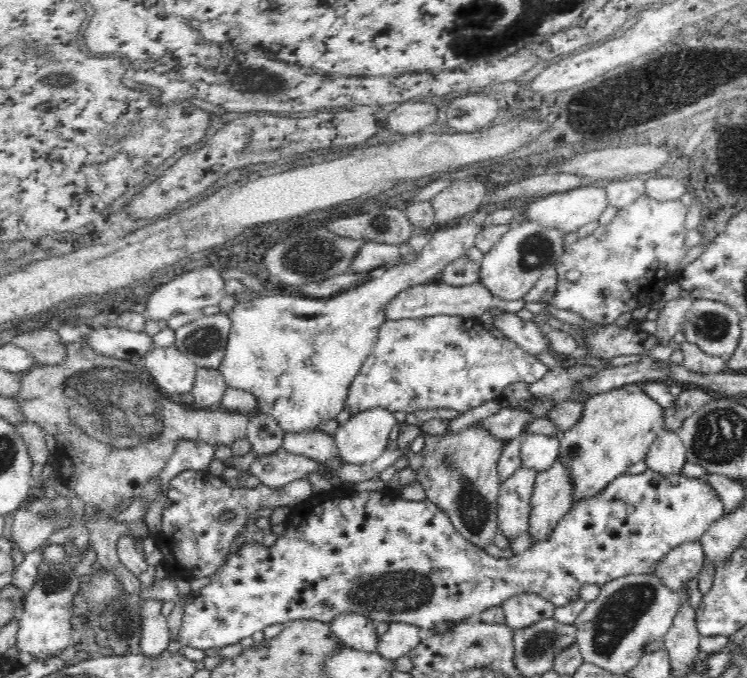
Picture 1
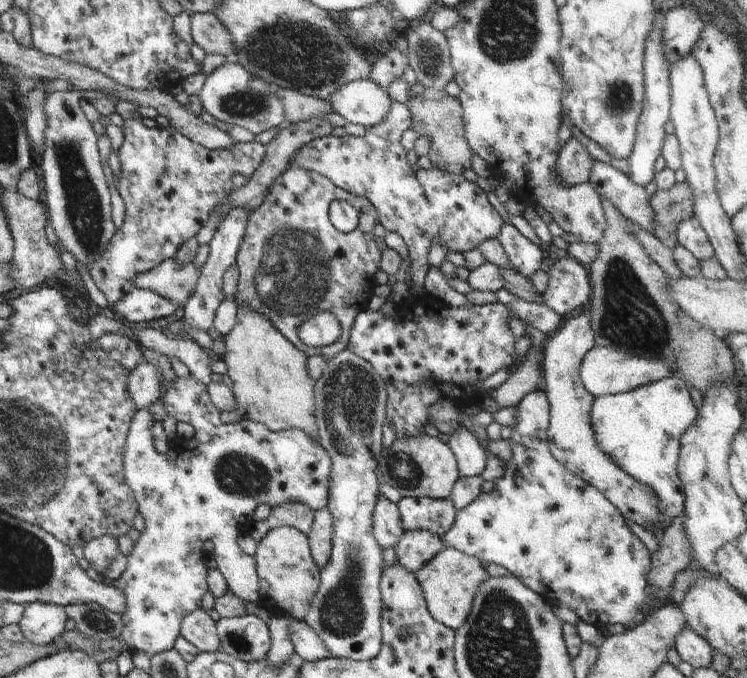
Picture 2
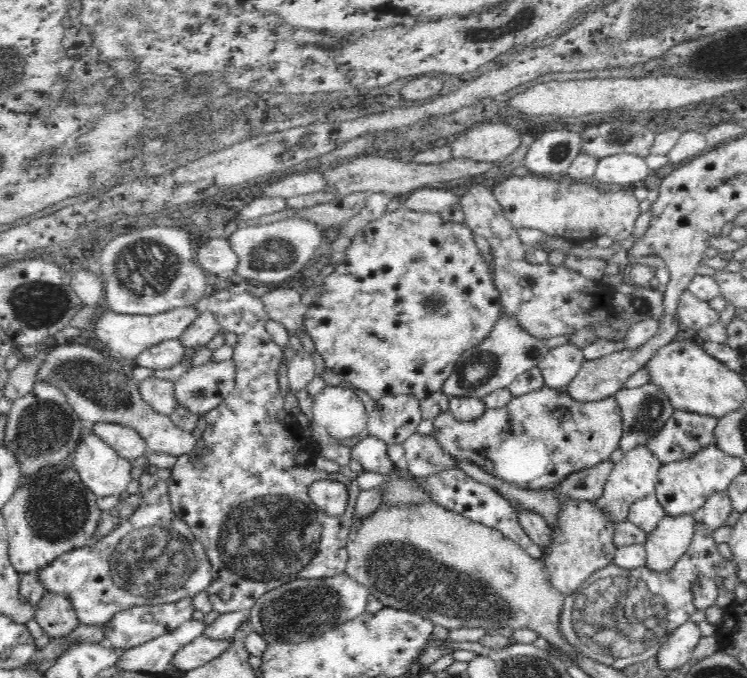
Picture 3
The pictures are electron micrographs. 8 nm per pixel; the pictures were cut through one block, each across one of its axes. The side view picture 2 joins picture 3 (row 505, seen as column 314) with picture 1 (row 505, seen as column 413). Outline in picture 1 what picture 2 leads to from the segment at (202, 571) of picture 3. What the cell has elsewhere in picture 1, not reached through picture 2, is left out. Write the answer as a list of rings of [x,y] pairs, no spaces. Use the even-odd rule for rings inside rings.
[[[185,470],[178,474],[168,484],[169,491],[167,493],[170,504],[163,509],[160,531],[153,535],[157,547],[162,552],[163,559],[161,563],[165,568],[166,576],[171,578],[184,577],[188,582],[194,578],[204,578],[204,576],[212,576],[222,566],[230,554],[230,544],[244,530],[248,518],[261,508],[275,508],[282,506],[294,506],[298,502],[303,502],[312,496],[312,486],[308,477],[299,478],[290,482],[286,486],[280,488],[270,488],[262,482],[260,486],[254,488],[238,487],[232,488],[226,486],[221,477],[215,477],[210,471],[192,471]],[[222,512],[231,512],[233,517],[231,521],[222,521],[220,516]]]

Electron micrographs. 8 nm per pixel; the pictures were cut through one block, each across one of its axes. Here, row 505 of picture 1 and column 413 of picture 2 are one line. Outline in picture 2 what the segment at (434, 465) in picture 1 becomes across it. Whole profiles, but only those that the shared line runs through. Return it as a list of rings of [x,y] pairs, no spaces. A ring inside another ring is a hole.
[[[426,433],[395,440],[392,446],[380,448],[379,454],[384,456],[384,466],[379,466],[384,482],[398,490],[402,497],[449,499],[454,483],[461,477],[450,446],[445,440]]]

